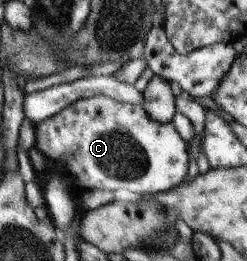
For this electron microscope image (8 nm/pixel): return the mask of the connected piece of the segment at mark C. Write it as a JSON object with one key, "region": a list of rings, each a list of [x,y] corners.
{"region":[[[105,95],[76,100],[61,112],[36,125],[36,147],[46,156],[49,164],[56,164],[61,170],[65,166],[67,172],[73,170],[71,174],[65,175],[73,178],[73,184],[79,191],[114,192],[125,188],[133,194],[141,194],[142,197],[166,191],[187,178],[190,159],[187,145],[177,133],[172,121],[158,123],[151,120],[142,105],[129,104]]]}

